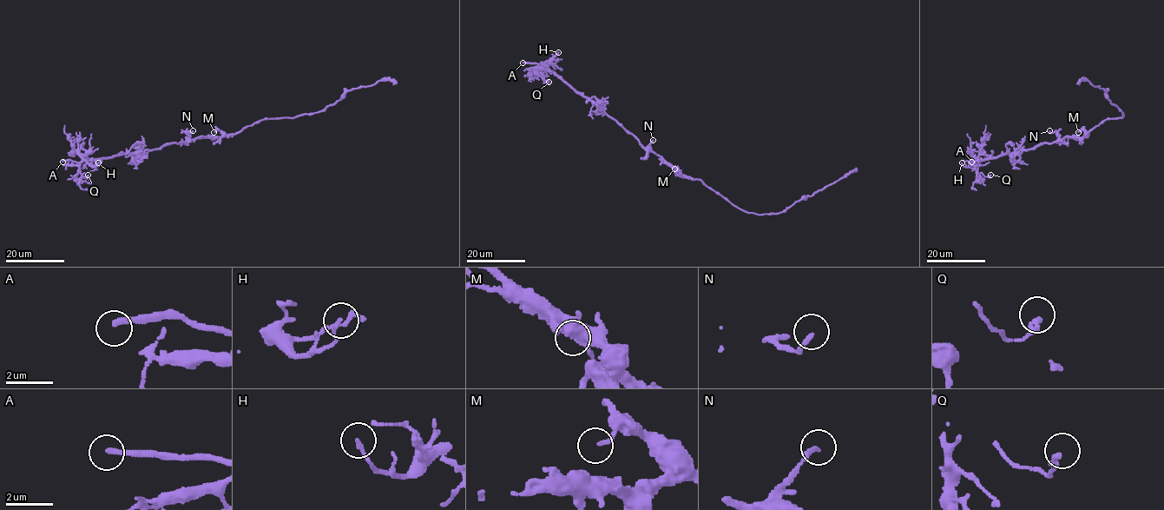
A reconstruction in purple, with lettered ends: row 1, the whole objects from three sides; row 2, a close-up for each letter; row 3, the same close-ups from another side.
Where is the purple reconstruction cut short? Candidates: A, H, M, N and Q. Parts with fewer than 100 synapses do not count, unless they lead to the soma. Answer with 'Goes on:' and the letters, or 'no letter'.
Goes on: A

